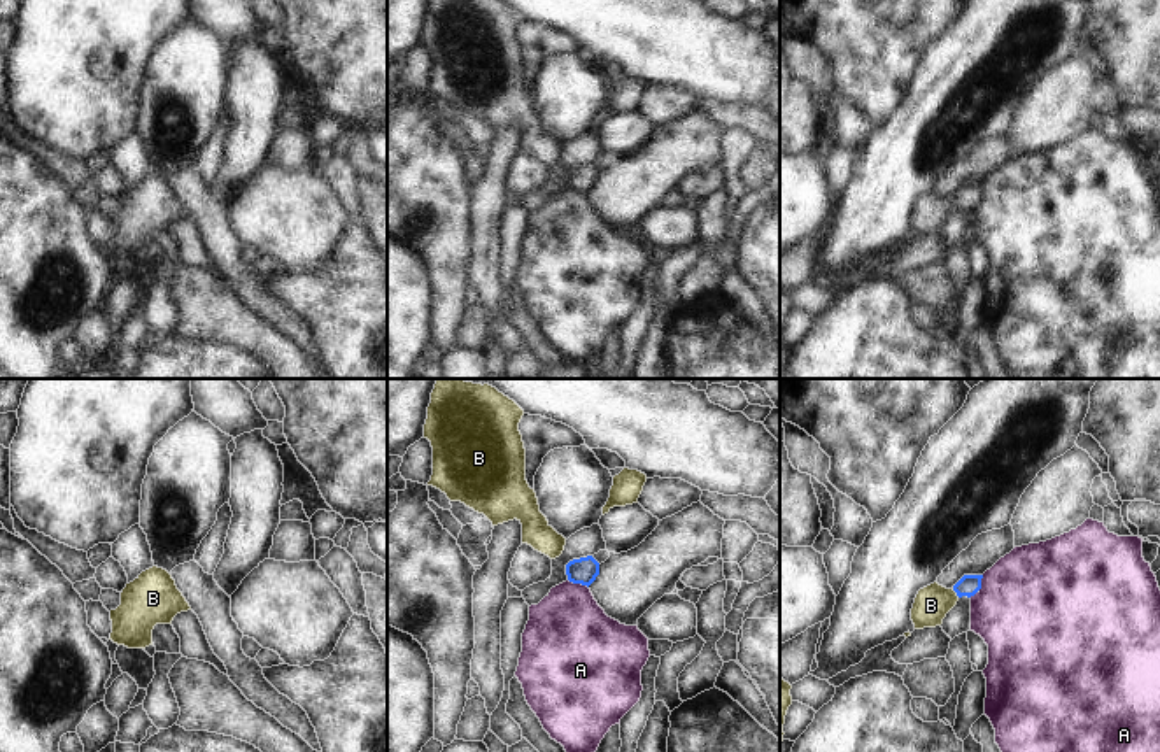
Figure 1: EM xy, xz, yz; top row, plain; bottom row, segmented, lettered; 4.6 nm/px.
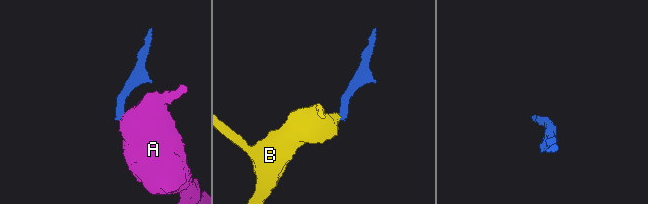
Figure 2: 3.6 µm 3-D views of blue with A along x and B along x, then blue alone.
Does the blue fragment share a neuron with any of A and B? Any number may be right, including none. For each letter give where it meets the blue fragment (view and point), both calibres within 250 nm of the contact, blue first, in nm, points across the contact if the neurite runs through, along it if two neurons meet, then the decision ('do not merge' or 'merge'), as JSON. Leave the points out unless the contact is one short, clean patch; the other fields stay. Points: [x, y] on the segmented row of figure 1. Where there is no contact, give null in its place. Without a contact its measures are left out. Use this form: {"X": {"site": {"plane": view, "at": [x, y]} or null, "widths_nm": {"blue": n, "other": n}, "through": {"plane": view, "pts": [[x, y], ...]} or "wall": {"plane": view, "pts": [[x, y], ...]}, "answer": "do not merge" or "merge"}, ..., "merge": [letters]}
{"A": {"site": {"plane": "yz", "at": [980, 588]}, "widths_nm": {"blue": 100, "other": 500}, "wall": {"plane": "yz", "pts": [[983, 575], [982, 586], [969, 596]]}, "answer": "do not merge"}, "B": {"site": {"plane": "yz", "at": [955, 591]}, "widths_nm": {"blue": 100, "other": 160}, "through": {"plane": "yz", "pts": [[968, 586], [955, 591], [931, 605]]}, "answer": "merge"}, "merge": ["B"]}

